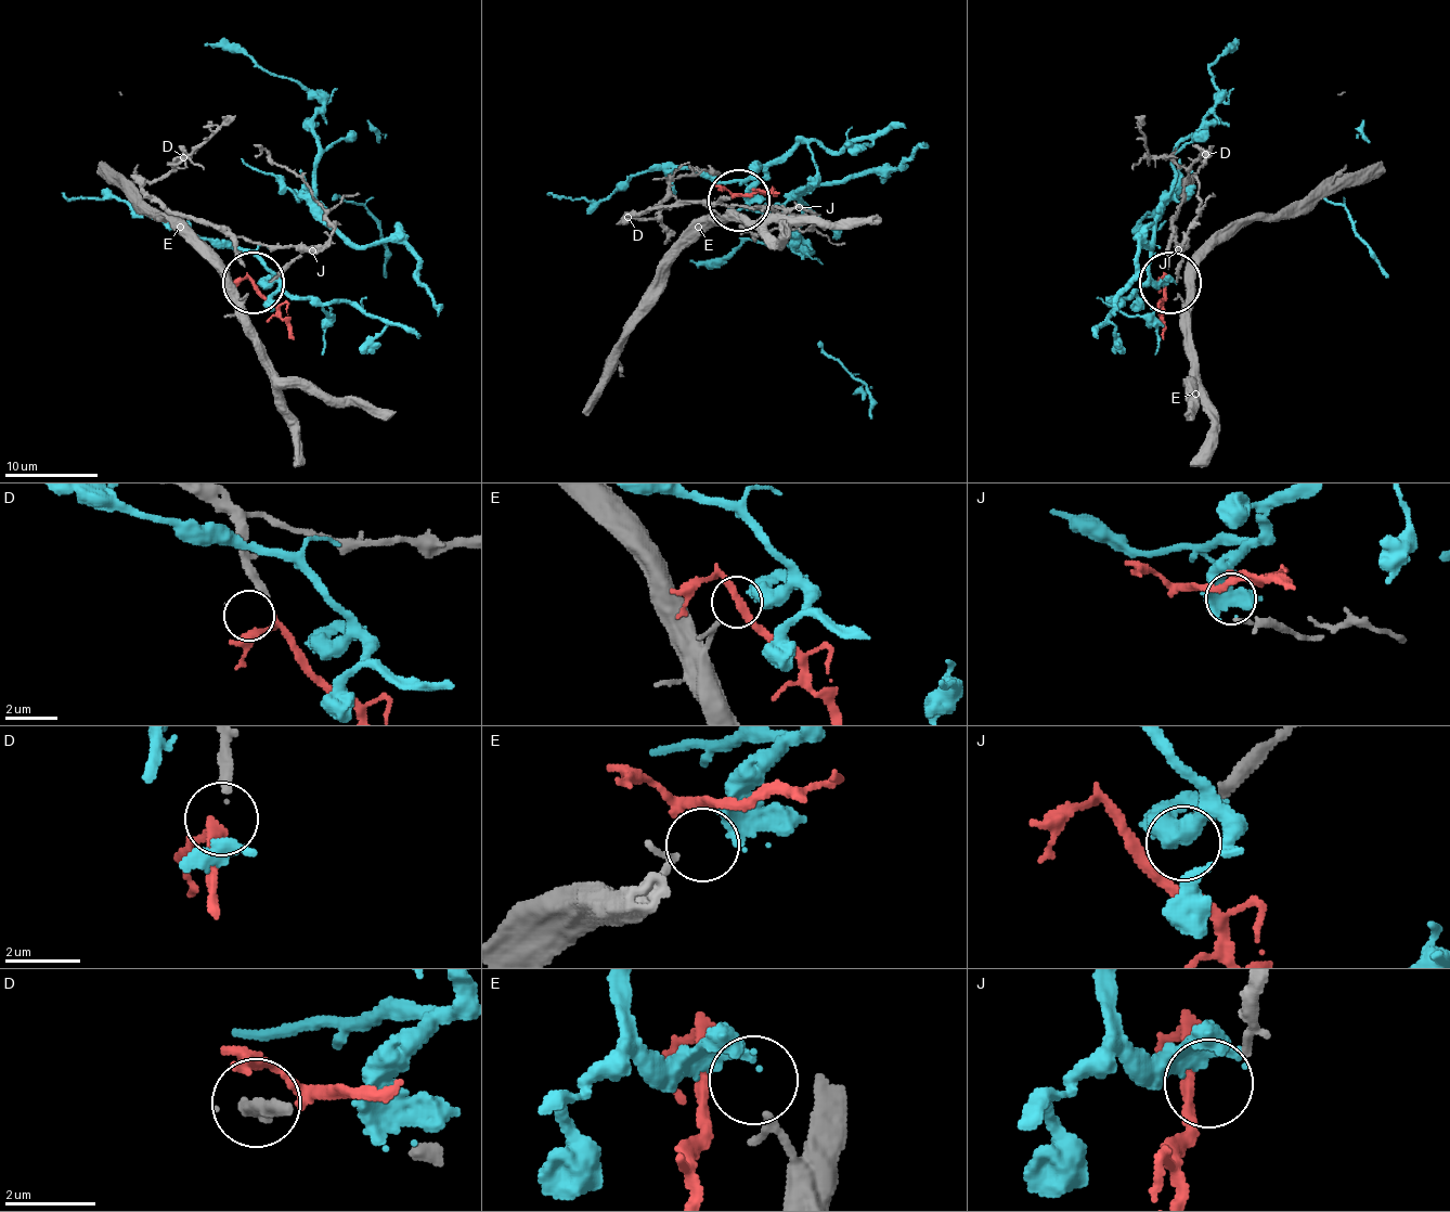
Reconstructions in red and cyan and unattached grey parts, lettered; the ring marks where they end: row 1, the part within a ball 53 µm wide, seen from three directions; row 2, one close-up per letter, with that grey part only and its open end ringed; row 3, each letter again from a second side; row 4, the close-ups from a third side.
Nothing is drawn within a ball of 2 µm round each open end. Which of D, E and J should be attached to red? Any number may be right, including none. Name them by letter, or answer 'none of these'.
D

